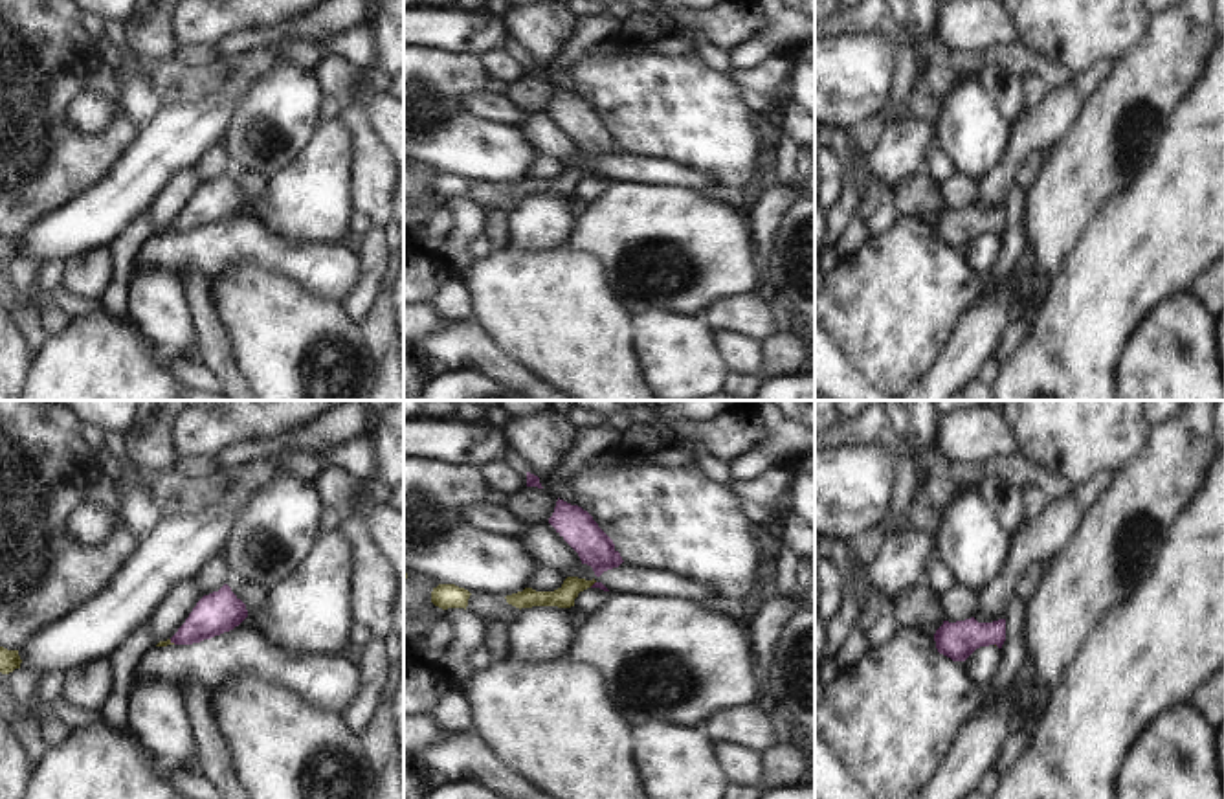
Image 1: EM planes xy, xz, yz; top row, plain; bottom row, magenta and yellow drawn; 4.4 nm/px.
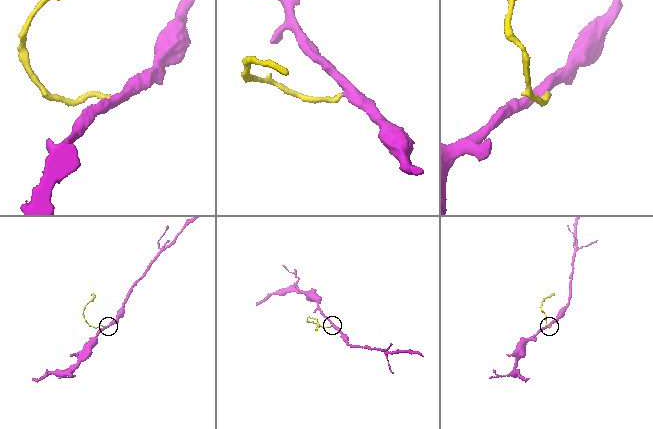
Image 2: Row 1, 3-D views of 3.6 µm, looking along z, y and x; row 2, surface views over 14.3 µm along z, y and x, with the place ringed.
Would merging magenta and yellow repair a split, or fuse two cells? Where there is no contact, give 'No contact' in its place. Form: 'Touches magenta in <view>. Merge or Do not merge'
Touches magenta in xy. Merge.

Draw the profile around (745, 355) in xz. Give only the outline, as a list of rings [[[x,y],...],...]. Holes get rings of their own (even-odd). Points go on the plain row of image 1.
[[[738,331],[719,332],[721,353],[734,373],[762,375],[765,371],[765,342]]]

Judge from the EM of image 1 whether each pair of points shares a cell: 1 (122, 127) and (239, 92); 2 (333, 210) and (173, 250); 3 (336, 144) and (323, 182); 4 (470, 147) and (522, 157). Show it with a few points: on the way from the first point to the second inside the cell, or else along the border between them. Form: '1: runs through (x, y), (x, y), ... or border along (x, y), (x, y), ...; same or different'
1: border along (142, 129), (142, 135), (116, 166); different
2: border along (243, 210), (263, 219), (278, 234), (311, 243); different
3: runs through (331, 153), (323, 173); same
4: runs through (483, 149), (509, 153); same

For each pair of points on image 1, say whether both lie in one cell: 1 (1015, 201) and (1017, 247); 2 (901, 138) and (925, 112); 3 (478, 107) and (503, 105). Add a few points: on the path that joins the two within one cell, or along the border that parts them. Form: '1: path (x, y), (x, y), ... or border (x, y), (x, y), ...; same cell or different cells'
1: path (1015, 212), (1015, 236); same cell
2: border (911, 114), (936, 138); different cells
3: path (483, 105), (498, 105); same cell

